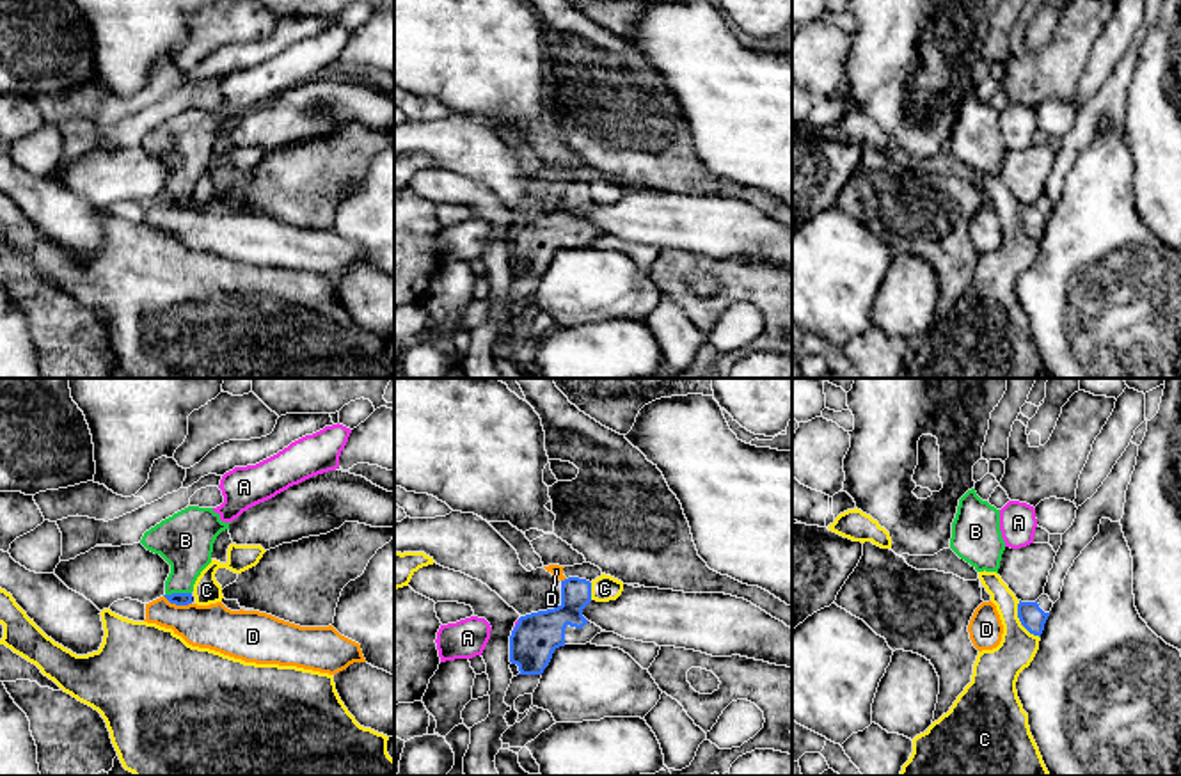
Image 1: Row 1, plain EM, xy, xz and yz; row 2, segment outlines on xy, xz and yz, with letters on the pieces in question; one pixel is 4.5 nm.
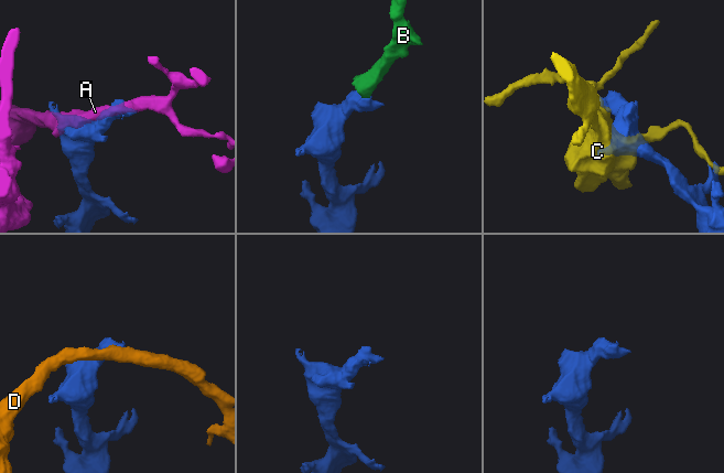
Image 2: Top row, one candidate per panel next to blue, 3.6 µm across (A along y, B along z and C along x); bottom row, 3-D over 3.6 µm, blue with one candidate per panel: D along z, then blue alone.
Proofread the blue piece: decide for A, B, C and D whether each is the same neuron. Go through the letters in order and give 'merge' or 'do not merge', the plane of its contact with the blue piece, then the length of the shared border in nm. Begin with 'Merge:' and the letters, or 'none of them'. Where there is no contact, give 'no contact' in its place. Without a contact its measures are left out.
Merge: B
A: do not merge | xz | 50 nm
B: merge | xy | 120 nm
C: do not merge | yz | 200 nm
D: do not merge | xy | 130 nm

